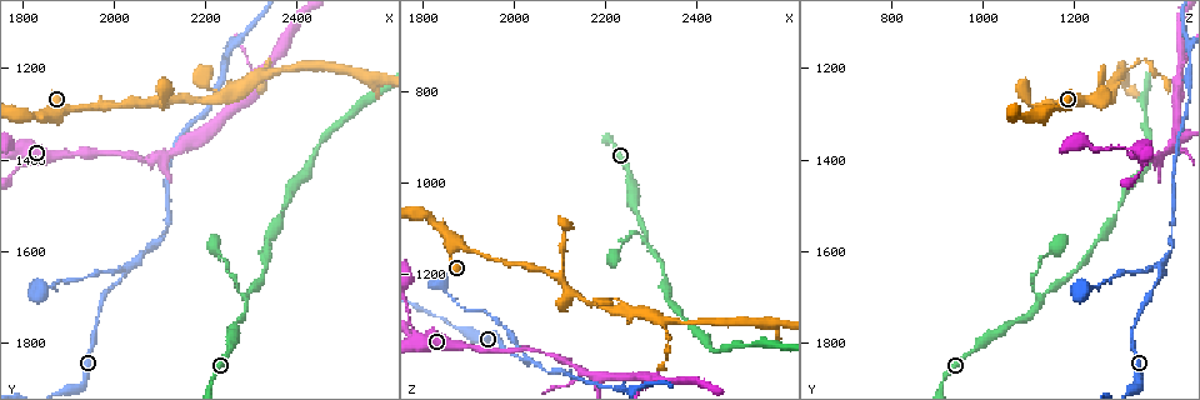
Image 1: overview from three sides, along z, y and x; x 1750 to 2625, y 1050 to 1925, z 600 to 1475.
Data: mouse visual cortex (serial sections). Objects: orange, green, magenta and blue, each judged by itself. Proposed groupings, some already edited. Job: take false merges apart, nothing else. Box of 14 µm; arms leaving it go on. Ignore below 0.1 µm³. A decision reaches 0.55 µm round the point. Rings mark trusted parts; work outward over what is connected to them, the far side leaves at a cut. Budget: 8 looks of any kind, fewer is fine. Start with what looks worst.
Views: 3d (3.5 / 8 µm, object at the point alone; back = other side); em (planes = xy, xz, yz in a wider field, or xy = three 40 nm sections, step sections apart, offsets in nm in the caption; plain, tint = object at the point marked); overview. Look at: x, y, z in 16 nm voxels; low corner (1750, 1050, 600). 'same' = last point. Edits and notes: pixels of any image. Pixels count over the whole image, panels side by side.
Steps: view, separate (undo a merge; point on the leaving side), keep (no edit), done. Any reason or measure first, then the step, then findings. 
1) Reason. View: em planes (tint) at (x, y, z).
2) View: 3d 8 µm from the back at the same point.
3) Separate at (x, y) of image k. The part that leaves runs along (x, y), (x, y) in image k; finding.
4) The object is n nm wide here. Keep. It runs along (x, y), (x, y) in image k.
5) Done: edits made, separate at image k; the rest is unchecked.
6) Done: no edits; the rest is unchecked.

Arms part here. View: 3d 3.5 µm at (2030, 1640, 1390).

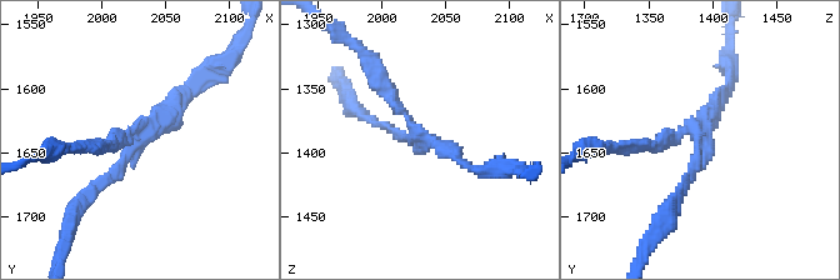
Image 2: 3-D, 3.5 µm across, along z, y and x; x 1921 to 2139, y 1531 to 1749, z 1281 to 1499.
3 arms meet here; the arms are 150, 150, 200 nm wide; shape alone is not enough. View: em xy step 5 (plain) at (2030, 1638, 1392).

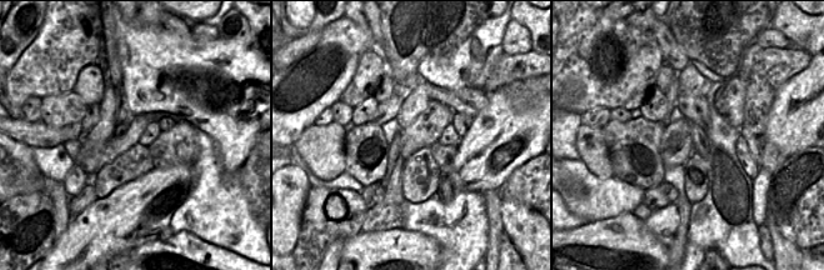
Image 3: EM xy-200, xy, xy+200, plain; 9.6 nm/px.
View: em xy step 5 (tint) at the same point.

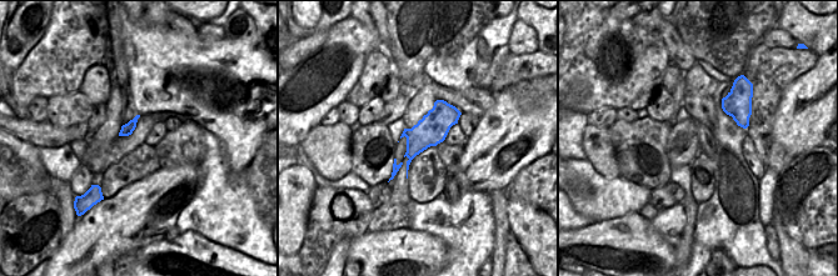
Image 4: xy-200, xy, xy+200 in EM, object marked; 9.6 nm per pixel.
The object is 300 nm wide here. Keep. It runs along (86, 196), (198, 81) in image 2; all the same cell.

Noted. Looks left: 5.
Three-way junction. View: 3d 3.5 µm from the back at (2285, 1710, 1135).

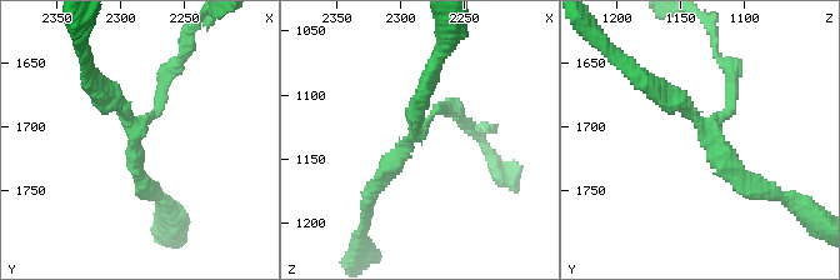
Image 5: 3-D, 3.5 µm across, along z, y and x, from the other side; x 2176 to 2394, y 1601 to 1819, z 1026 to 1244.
3 arms meet here; the arms are 150, 200, 250 nm wide. View: em xy step 1 (tint) at (2286, 1704, 1128).

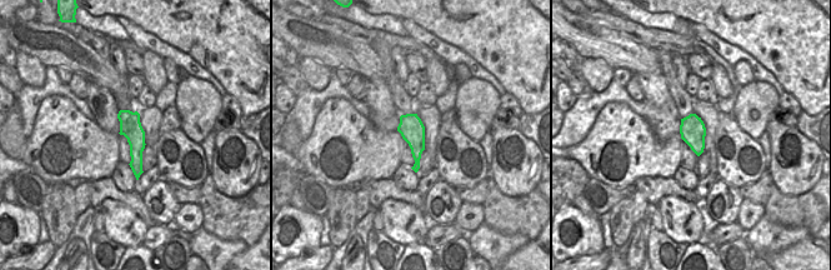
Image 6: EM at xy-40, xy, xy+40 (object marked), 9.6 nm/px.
Keep. It runs along (765, 188), (653, 88) in image 5; all the same cell.

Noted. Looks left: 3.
Sharp bend. View: 3d 3.5 µm from the back at (2195, 1230, 1260).

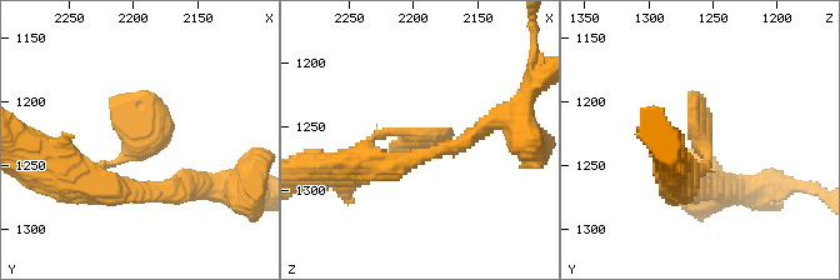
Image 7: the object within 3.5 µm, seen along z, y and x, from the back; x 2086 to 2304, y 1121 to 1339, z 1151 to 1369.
View: em xy step 1 (tint) at (2200, 1236, 1256).

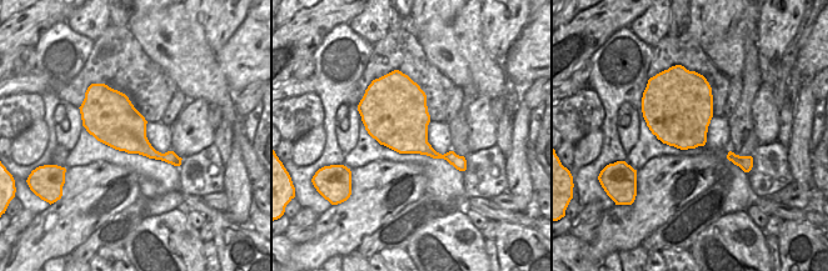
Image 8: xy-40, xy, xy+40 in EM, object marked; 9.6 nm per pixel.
Keep. It runs along (675, 180), (708, 164), (695, 95) in image 7; continuous, no second cell.

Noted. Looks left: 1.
Done: no edits; the rest is unchecked.

